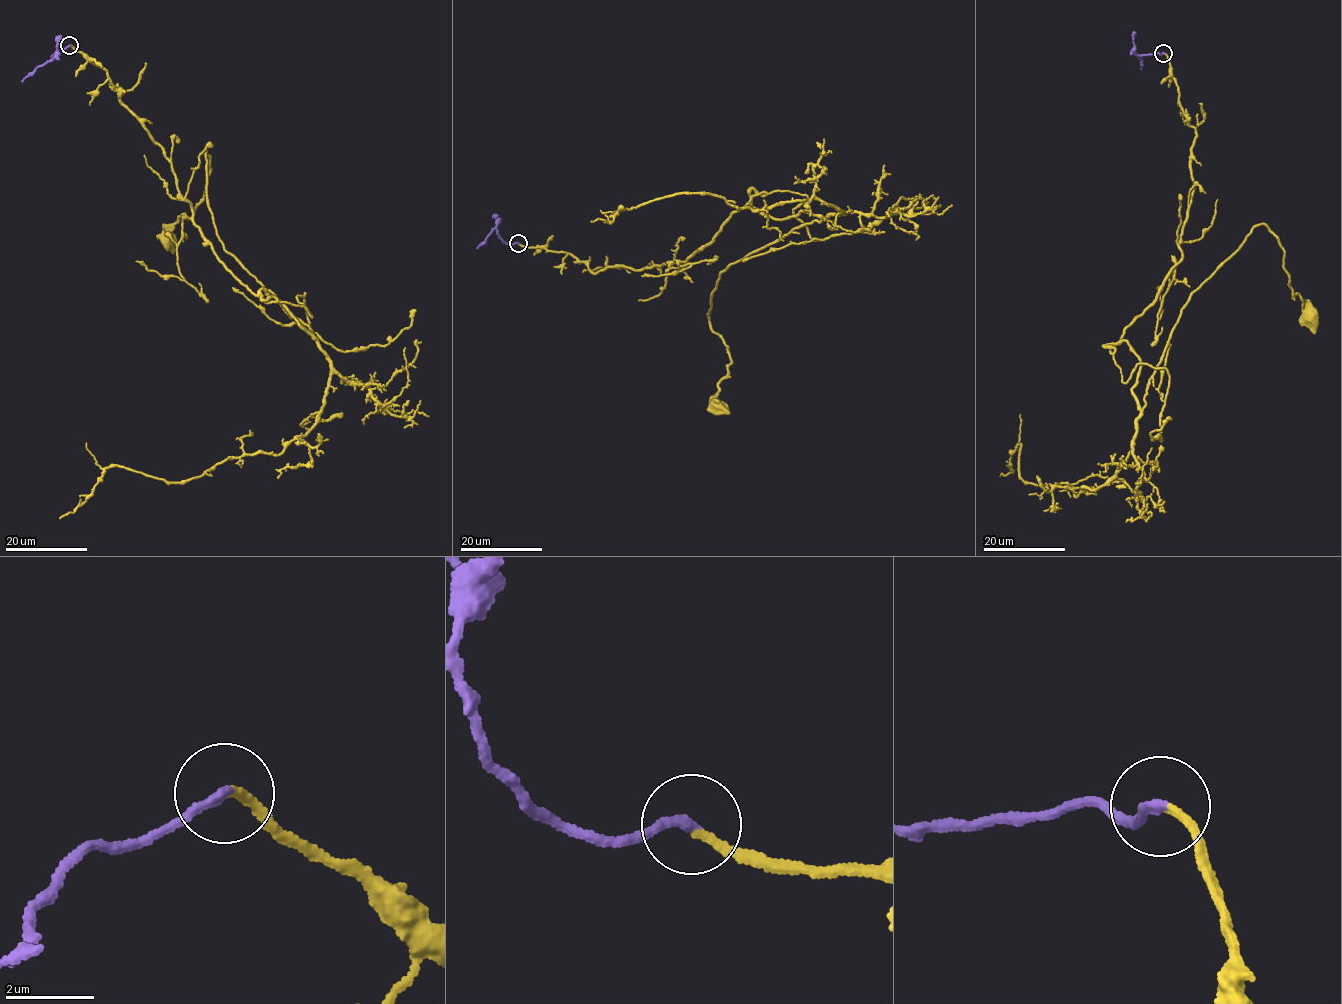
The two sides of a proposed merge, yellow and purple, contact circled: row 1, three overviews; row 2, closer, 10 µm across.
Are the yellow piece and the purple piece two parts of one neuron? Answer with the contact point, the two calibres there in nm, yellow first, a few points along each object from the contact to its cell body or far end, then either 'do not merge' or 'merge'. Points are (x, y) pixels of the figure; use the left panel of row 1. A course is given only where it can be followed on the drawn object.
at (69, 45); 190 nm thick on the yellow side, 220 nm on the other; yellow runs (69, 46), (162, 148), (217, 258), (330, 375), (280, 454), (167, 483), (107, 467), (59, 518); purple runs (69, 46), (58, 50), (52, 59), (21, 81); merge

